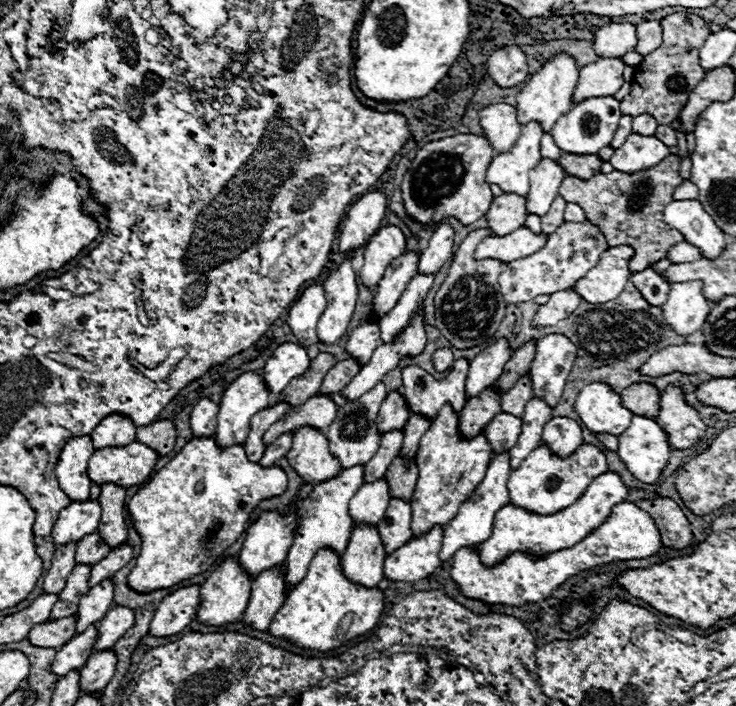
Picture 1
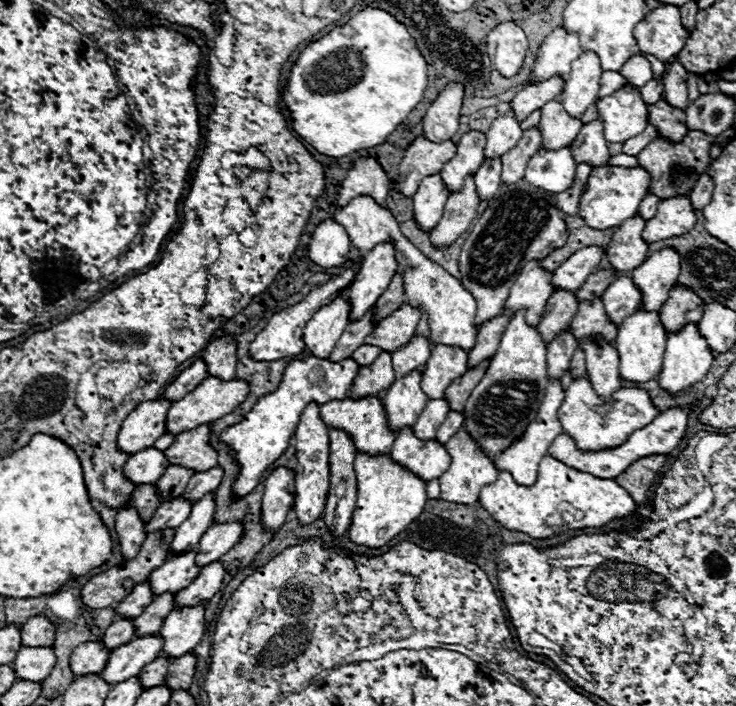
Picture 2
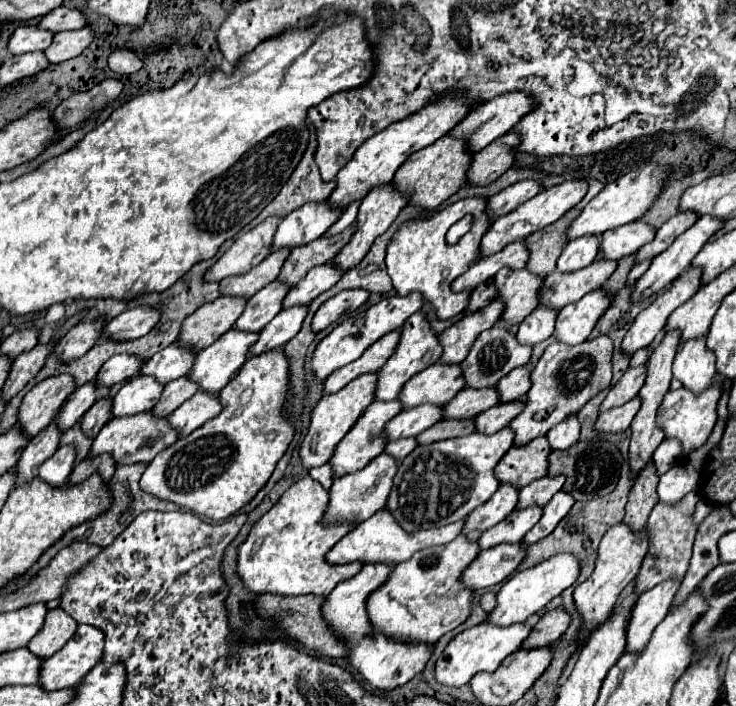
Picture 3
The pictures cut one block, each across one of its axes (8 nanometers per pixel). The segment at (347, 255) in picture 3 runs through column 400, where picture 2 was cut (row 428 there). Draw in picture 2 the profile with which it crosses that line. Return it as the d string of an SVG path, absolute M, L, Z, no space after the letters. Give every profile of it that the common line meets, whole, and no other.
M198 426L194 430L186 430L176 436L170 448L164 450L166 460L170 466L184 466L192 468L194 472L210 470L218 464L218 454L208 444L210 440L210 426Z

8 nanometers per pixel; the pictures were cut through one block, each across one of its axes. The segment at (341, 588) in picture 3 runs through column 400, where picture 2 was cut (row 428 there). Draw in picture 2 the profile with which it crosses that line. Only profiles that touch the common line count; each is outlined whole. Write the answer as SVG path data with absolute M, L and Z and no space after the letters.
M670 408L670 410L662 412L660 416L656 416L654 422L650 422L646 428L640 428L634 434L630 434L630 438L622 446L610 448L610 450L602 450L602 452L584 452L584 450L578 450L574 446L574 440L570 436L562 434L562 436L558 436L554 440L554 444L550 446L548 454L554 456L556 460L560 460L562 464L566 464L568 468L588 472L588 474L592 474L596 478L612 478L614 480L618 474L622 474L628 466L632 466L640 458L654 456L654 454L670 454L680 444L680 440L684 438L686 420L688 420L688 410Z

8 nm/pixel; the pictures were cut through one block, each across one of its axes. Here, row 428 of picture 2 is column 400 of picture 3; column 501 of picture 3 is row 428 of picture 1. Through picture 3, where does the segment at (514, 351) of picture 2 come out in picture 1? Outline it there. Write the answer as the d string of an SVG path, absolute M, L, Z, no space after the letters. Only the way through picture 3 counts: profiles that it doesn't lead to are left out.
M446 404L434 418L426 436L422 436L420 440L420 446L416 452L416 464L418 464L420 476L418 476L414 494L410 498L414 536L428 532L428 528L436 524L444 526L446 522L450 522L458 514L460 504L466 498L470 498L472 492L478 488L478 484L486 476L486 470L494 458L494 450L486 440L484 432L466 440L458 430L458 420L460 420L458 412L454 412L454 408Z

